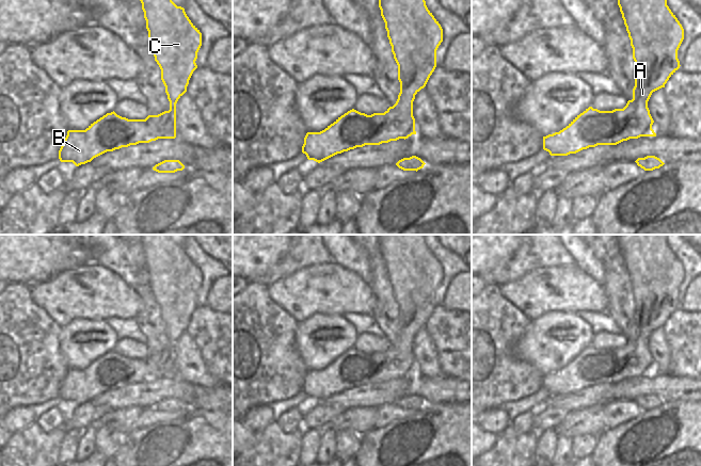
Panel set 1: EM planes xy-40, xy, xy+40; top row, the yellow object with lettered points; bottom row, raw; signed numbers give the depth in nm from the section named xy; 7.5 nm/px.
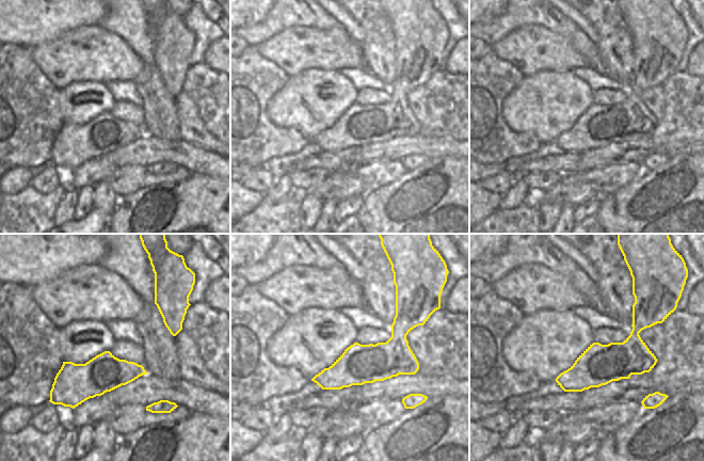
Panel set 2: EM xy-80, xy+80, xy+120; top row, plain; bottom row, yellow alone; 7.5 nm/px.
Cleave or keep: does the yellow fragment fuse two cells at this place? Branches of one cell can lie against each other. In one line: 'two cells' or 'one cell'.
one cell

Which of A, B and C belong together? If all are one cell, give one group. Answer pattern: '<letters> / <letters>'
A B C

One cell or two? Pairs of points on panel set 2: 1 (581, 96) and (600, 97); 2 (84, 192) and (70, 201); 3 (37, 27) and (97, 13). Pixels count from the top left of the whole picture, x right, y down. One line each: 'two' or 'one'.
1: two
2: two
3: one

